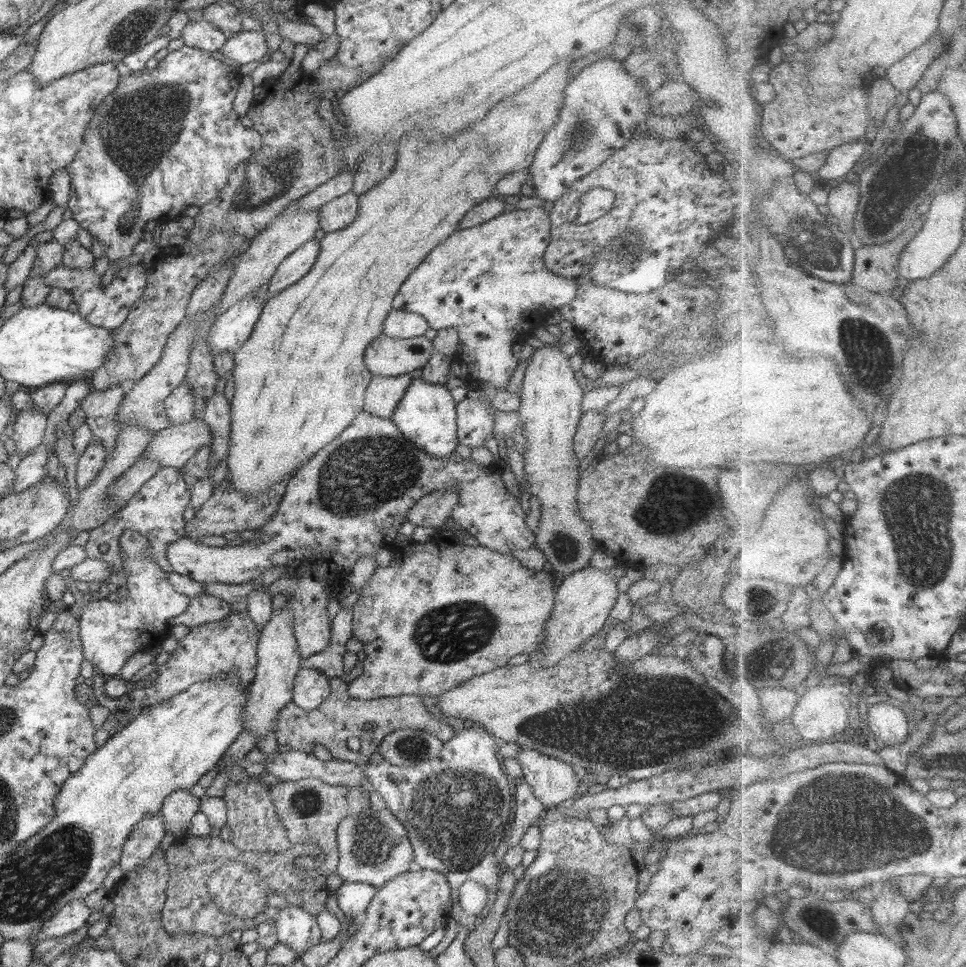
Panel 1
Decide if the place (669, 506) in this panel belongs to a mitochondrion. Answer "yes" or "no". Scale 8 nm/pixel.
yes

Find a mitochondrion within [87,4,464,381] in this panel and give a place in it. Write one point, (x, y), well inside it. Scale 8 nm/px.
(139, 127)

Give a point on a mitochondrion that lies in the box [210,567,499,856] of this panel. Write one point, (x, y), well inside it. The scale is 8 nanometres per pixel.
(411, 747)

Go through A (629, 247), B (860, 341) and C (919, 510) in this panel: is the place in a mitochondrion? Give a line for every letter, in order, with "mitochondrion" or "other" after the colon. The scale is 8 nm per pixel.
A: mitochondrion
B: mitochondrion
C: mitochondrion

